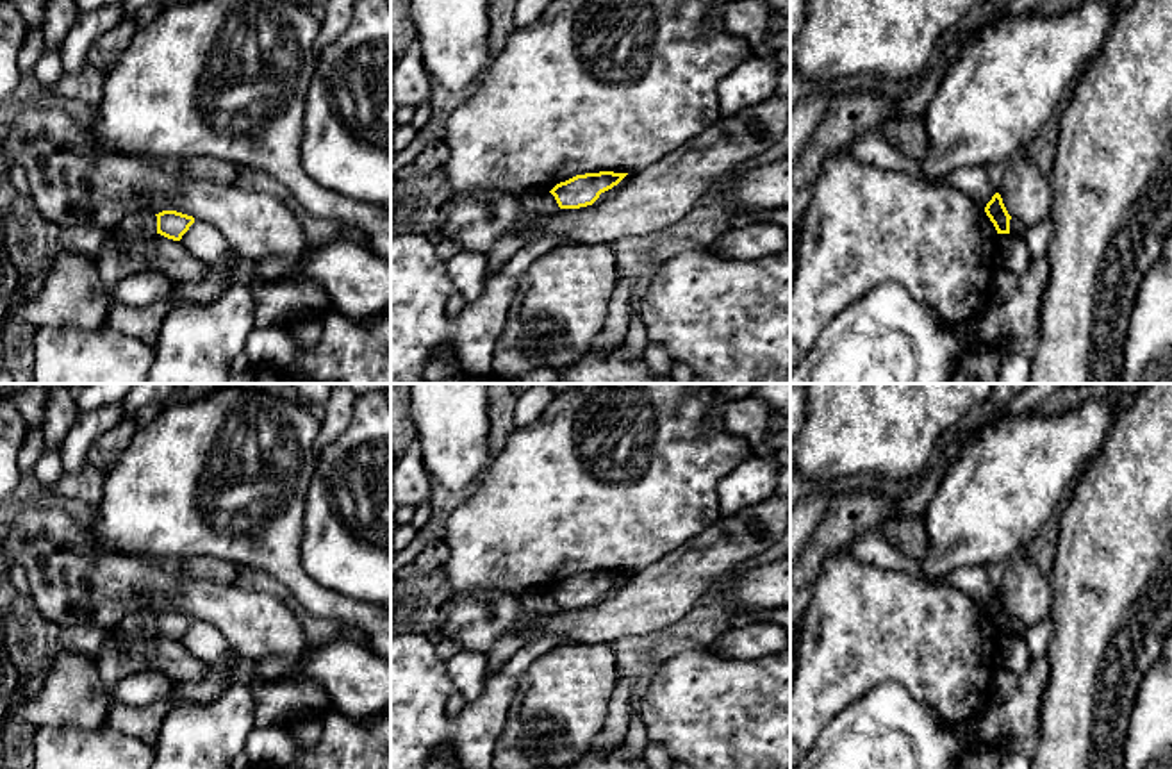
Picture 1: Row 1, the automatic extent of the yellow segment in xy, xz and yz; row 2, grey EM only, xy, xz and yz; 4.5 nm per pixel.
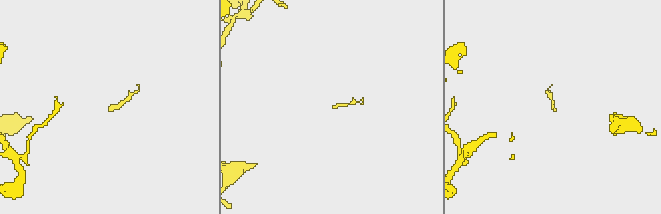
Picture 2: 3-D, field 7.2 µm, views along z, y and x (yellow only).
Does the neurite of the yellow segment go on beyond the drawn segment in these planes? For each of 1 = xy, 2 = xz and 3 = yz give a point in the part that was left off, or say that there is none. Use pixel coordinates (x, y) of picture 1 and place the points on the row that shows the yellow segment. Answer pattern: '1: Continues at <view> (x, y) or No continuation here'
1: Continues at xy (143, 225)
2: Continues at xz (537, 204)
3: Continues at yz (1015, 227)

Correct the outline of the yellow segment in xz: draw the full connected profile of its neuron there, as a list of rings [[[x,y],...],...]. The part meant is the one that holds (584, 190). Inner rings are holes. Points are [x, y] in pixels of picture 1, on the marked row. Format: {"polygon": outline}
{"polygon": [[[614,171],[585,173],[557,184],[551,191],[526,191],[521,194],[523,211],[532,218],[544,218],[558,209],[592,205],[601,193],[617,186],[626,175]]]}

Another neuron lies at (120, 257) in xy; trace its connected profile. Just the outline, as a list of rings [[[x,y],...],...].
[[[161,234],[144,241],[112,236],[96,255],[95,266],[107,293],[123,278],[144,269],[161,271],[173,282],[207,277],[203,260]]]

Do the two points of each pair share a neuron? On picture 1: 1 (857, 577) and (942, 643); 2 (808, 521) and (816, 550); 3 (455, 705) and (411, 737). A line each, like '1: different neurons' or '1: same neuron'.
1: same neuron
2: different neurons
3: different neurons

